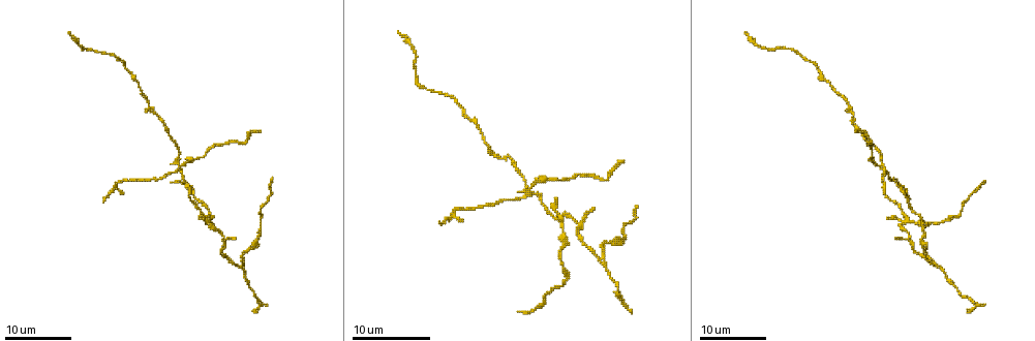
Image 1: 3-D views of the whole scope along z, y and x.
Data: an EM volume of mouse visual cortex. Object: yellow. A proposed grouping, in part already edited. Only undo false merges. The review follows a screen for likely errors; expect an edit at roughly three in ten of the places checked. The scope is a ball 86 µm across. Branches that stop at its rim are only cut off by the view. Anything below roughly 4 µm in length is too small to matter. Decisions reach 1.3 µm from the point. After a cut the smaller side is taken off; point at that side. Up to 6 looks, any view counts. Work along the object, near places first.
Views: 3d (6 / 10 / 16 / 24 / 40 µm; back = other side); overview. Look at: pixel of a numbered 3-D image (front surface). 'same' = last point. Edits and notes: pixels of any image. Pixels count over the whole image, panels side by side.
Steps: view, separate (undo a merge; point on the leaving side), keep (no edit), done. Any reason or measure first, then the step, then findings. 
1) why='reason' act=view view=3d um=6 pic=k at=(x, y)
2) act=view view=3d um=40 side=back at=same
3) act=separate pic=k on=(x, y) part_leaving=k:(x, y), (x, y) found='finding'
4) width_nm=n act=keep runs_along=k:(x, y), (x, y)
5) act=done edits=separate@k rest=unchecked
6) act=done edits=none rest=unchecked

why='four or more arms meet' act=view view=3d um=16 pic=1 at=(907, 221)

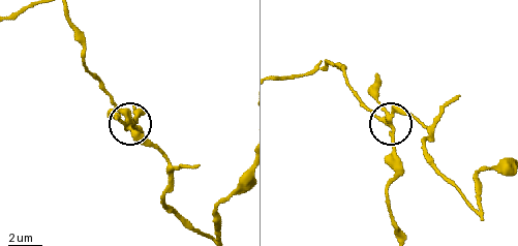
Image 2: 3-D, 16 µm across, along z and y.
act=view view=3d um=10 pic=2 at=(388, 120)

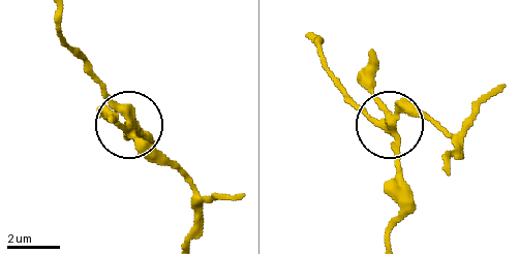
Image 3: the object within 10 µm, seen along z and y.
side_arm_um=19 arms=4 act=separate pic=3 on=(372, 92) found='two cells meet here'

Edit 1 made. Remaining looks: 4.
why='three arms meet' act=view view=3d um=16 pic=1 at=(605, 258)

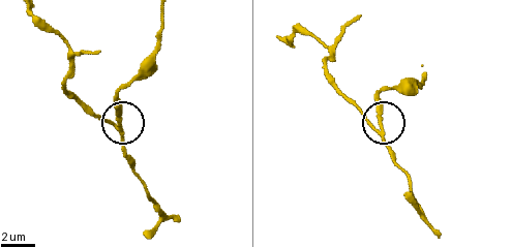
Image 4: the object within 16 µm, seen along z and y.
why='zoom in' act=view view=3d um=10 pic=4 at=(119, 122)

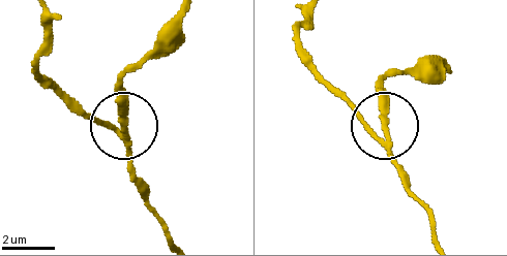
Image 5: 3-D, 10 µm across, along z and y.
width_nm=210 act=separate pic=5 on=(121, 115) part_leaving=5:(126, 140), (124, 76), (173, 17) found='a second cell is stuck on'

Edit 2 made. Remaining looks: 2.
why='sudden change in width' act=view view=3d um=24 pic=1 at=(148, 102)

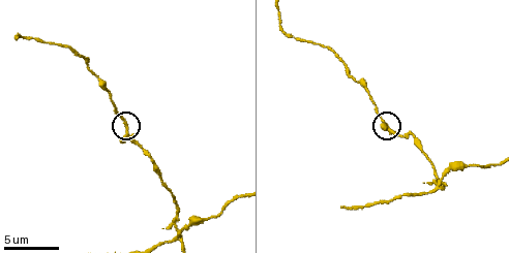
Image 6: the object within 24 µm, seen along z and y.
act=view view=3d um=6 pic=6 at=(125, 124)

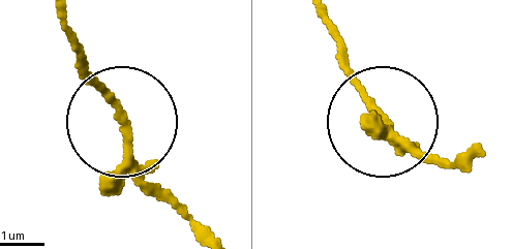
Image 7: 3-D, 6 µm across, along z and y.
width_nm=180 act=keep runs_along=7:(205, 225), (139, 158), (76, 51) found='all the same cell'

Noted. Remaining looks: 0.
act=done edits=separate@3,separate@5 rest=unchecked

